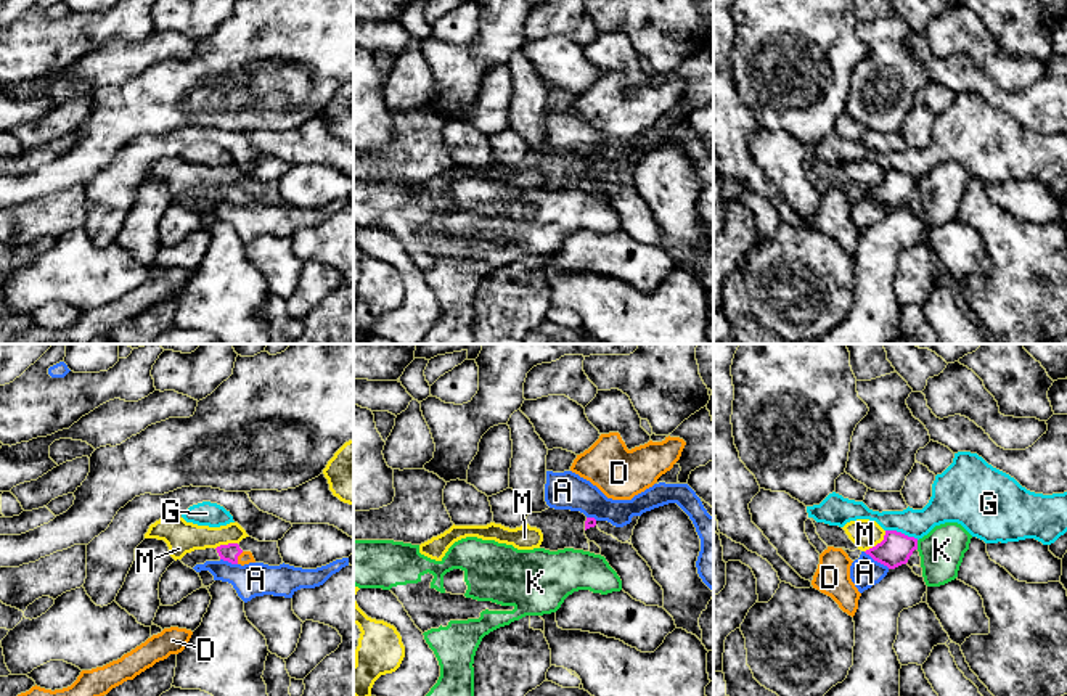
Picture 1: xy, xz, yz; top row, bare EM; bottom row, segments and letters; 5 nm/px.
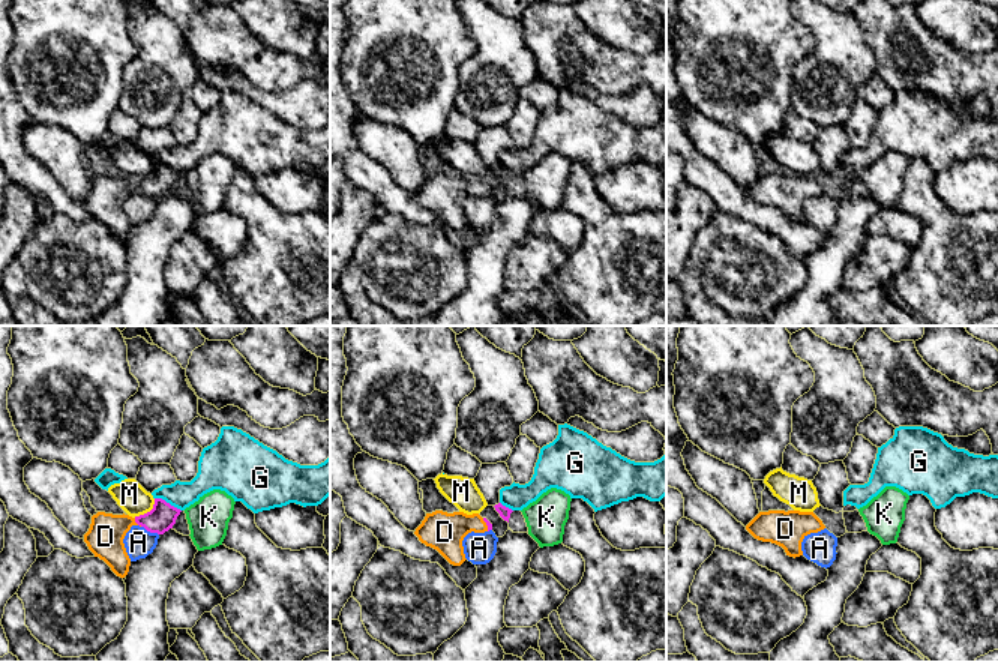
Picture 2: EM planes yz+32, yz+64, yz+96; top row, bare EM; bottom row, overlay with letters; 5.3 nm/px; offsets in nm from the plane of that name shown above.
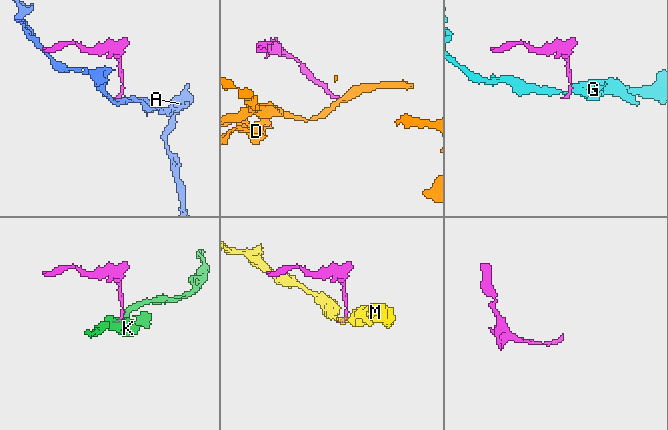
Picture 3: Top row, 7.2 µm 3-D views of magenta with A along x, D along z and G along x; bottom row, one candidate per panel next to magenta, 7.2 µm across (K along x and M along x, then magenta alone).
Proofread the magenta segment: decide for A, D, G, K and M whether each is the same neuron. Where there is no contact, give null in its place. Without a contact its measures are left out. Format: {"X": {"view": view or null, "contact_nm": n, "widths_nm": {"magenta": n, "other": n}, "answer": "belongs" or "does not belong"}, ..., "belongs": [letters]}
{"A": {"view": "yz", "contact_nm": 160, "widths_nm": {"magenta": 160, "other": 150}, "answer": "does not belong"}, "D": {"view": "xy", "contact_nm": 70, "widths_nm": {"magenta": 90, "other": 60}, "answer": "belongs"}, "G": {"view": "yz", "contact_nm": 180, "widths_nm": {"magenta": 160, "other": 150}, "answer": "does not belong"}, "K": {"view": "yz", "contact_nm": 50, "widths_nm": {"magenta": 160, "other": 220}, "answer": "does not belong"}, "M": {"view": "yz", "contact_nm": 160, "widths_nm": {"magenta": 160, "other": 150}, "answer": "does not belong"}, "belongs": ["D"]}

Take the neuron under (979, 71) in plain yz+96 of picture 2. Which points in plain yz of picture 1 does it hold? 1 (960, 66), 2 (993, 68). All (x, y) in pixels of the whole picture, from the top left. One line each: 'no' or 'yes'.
1: no
2: yes

